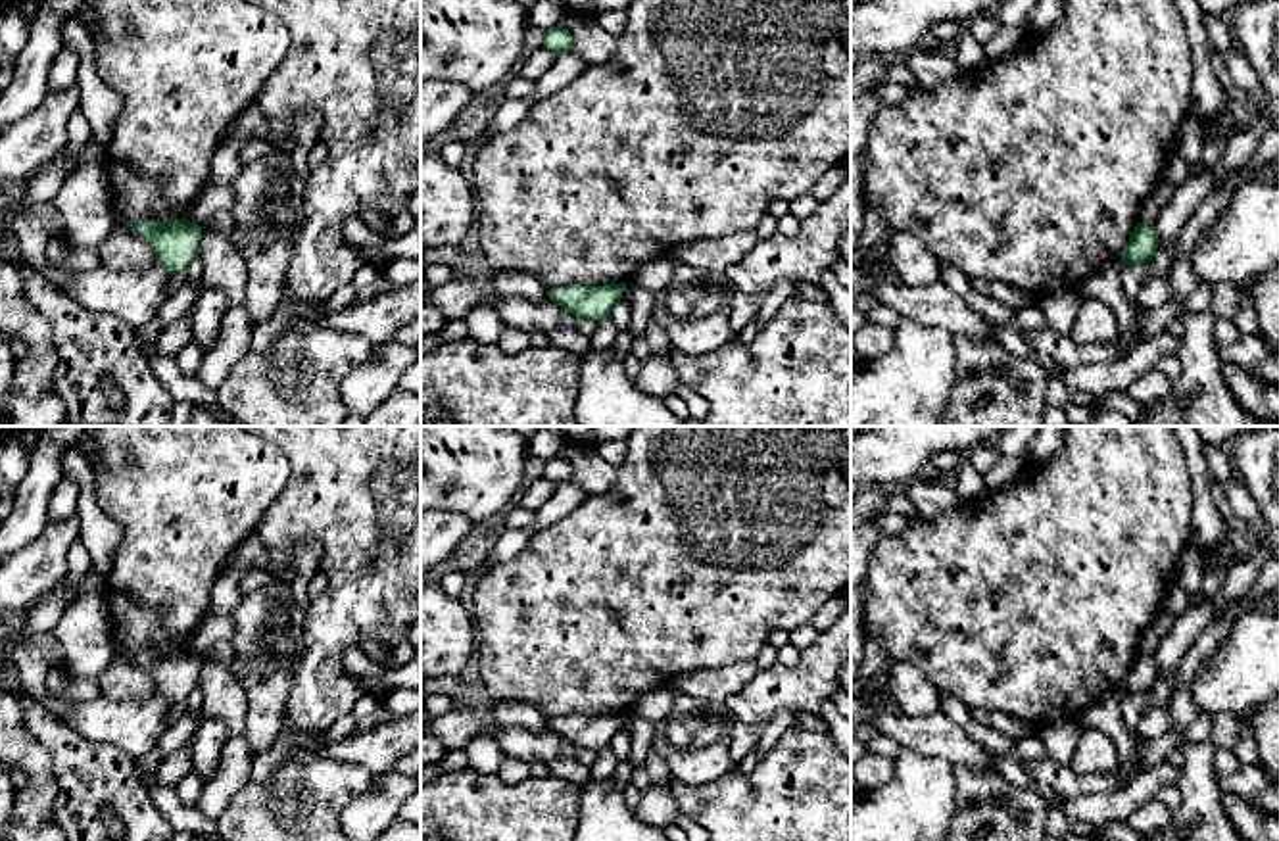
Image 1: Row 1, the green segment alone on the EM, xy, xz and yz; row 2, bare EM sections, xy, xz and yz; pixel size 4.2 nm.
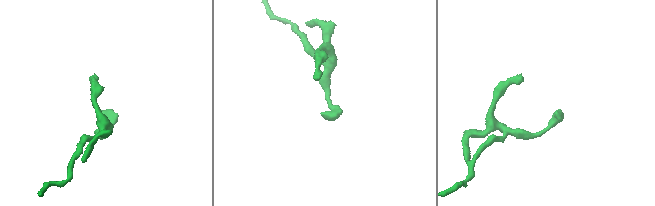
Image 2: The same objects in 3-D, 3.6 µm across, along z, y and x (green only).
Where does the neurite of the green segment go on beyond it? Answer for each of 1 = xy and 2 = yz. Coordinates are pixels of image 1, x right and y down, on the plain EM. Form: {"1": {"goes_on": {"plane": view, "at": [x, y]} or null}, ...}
{"1": {"goes_on": null}, "2": {"goes_on": null}}

